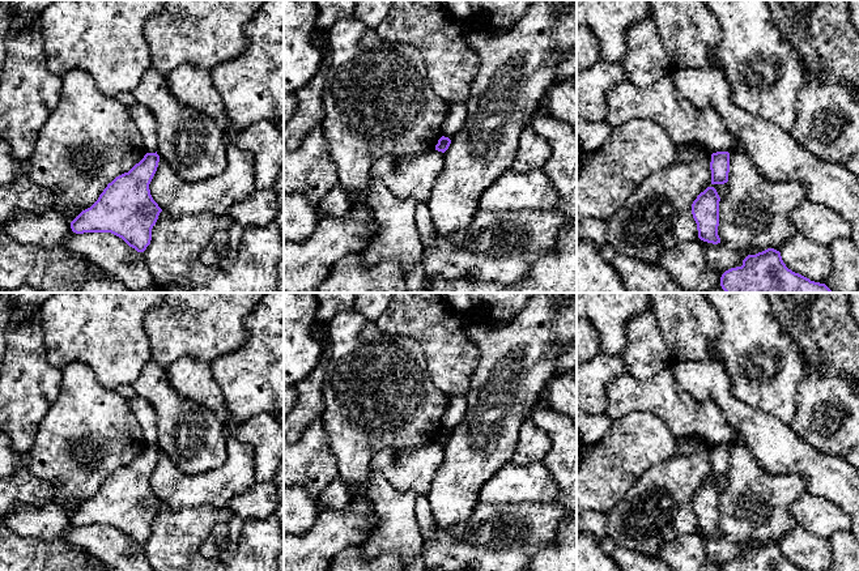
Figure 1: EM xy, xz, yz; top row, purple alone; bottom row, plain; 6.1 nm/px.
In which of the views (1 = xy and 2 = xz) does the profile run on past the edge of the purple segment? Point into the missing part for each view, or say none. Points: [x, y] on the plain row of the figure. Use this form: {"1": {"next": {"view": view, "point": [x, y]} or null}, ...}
{"1": {"next": null}, "2": {"next": null}}

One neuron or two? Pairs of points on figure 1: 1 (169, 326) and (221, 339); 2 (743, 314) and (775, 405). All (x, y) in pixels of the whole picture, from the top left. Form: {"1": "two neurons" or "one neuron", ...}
{"1": "one neuron", "2": "one neuron"}

